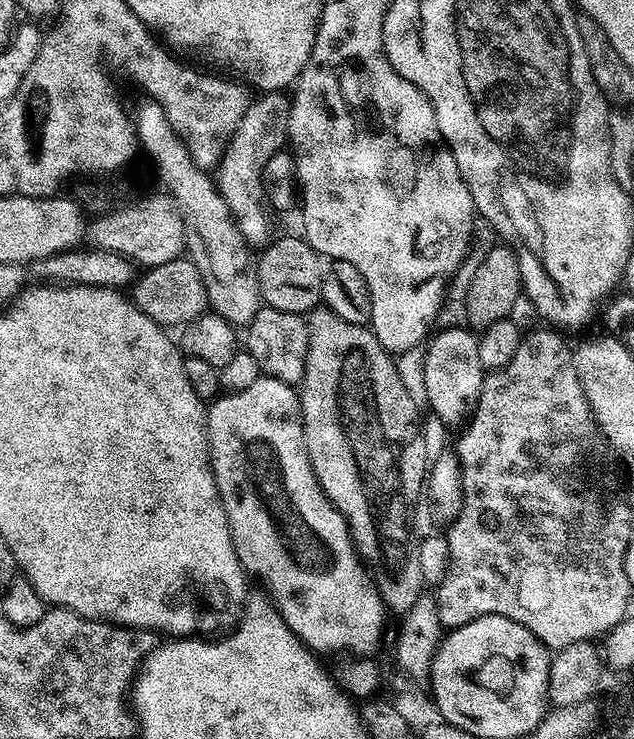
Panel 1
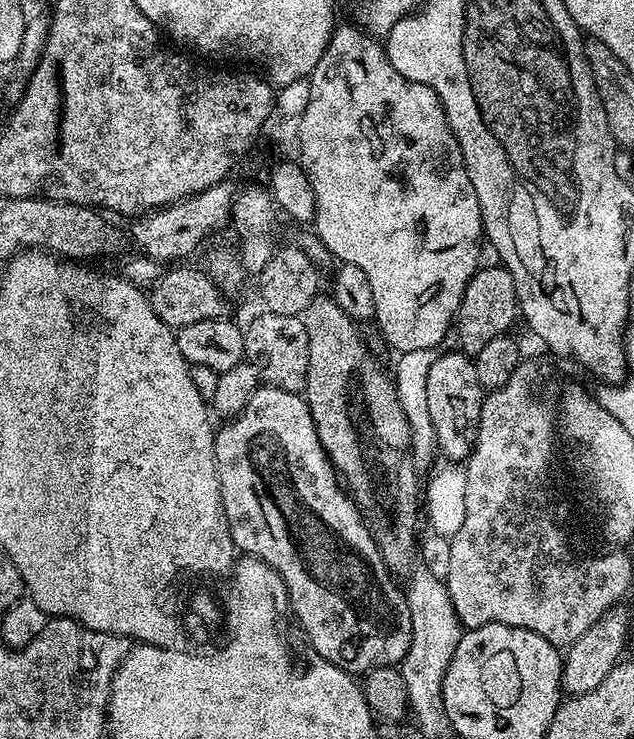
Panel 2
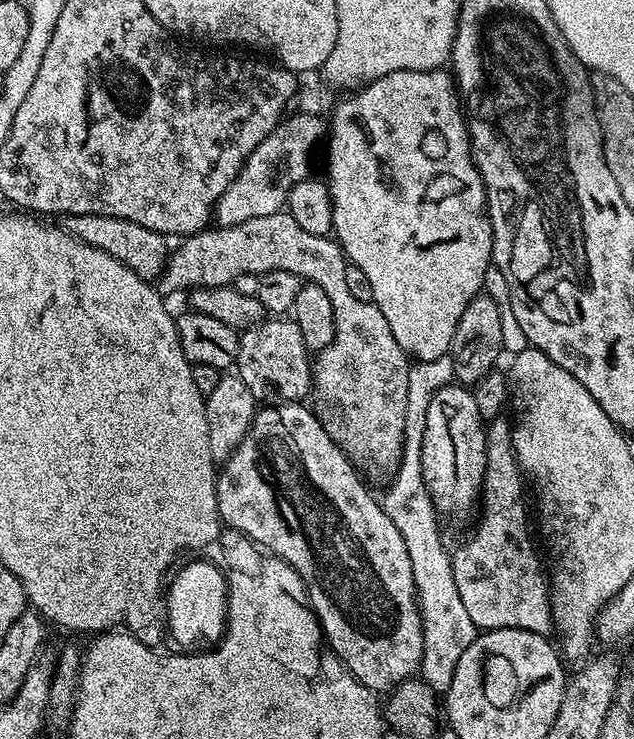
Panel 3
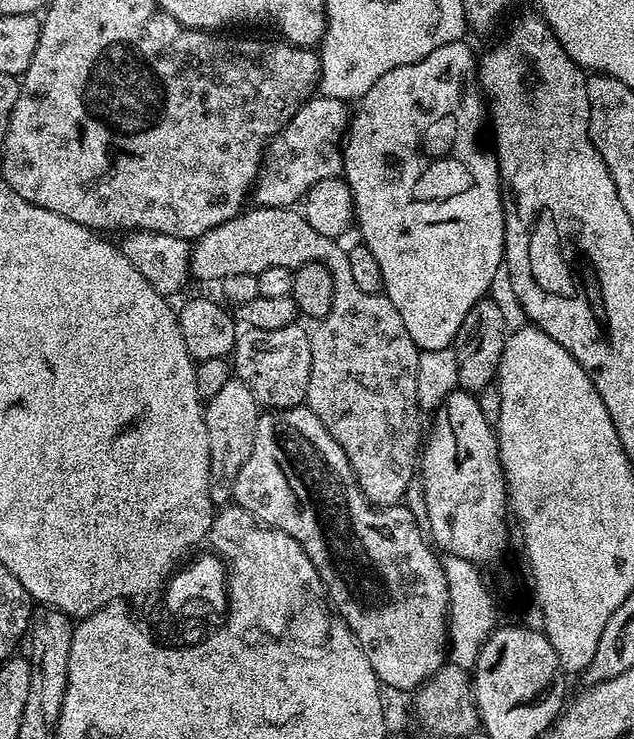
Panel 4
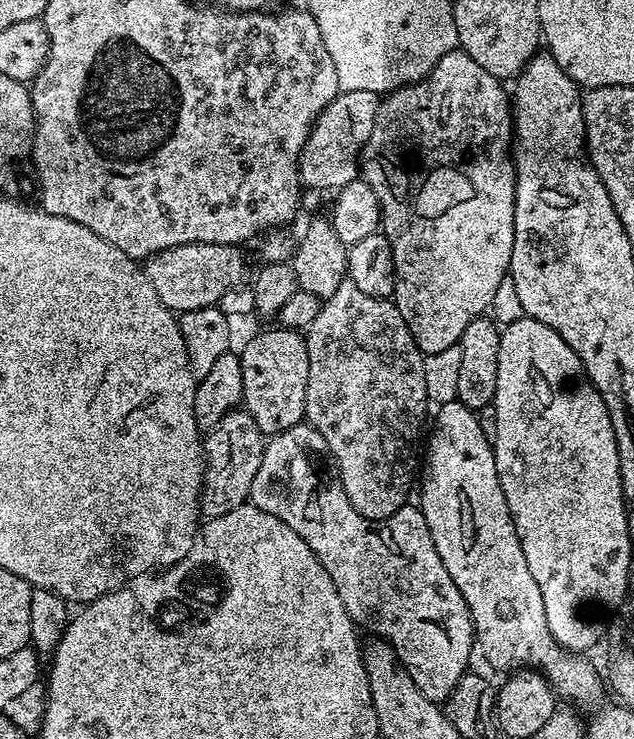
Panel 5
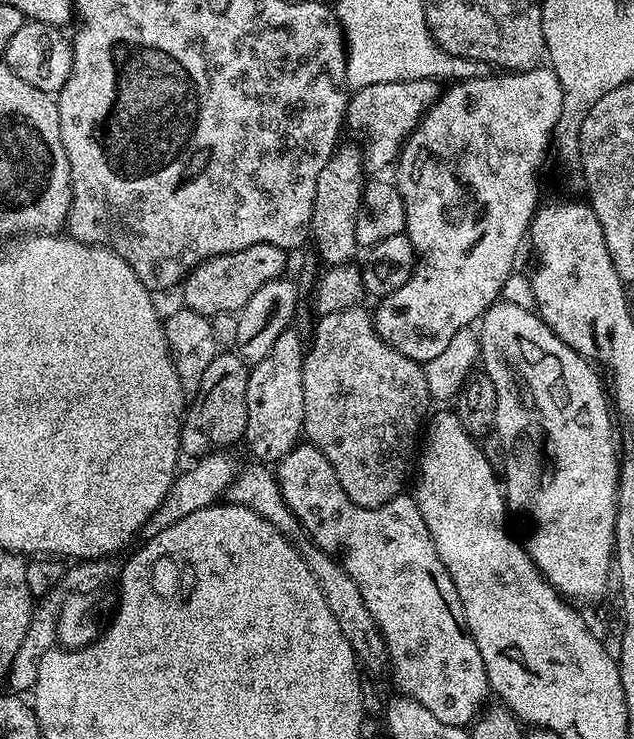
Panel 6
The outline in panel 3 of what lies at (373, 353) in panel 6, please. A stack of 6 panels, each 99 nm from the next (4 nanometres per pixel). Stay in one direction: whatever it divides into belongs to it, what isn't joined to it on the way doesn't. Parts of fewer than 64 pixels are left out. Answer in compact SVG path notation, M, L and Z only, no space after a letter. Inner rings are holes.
M281 210L275 212L274 214L262 214L261 217L246 218L244 222L238 222L232 226L226 226L221 228L219 226L209 226L203 228L200 232L194 232L190 236L185 236L179 241L180 244L171 249L170 255L168 257L167 264L159 274L158 277L158 288L161 293L169 294L168 292L180 292L185 288L185 290L191 290L193 288L217 288L223 284L231 285L233 283L233 277L240 274L248 274L250 272L255 272L263 274L274 270L279 267L290 270L295 276L303 278L311 284L318 284L326 290L326 294L330 297L330 302L334 306L334 338L332 341L326 345L325 348L321 348L319 352L315 353L314 356L314 367L312 369L312 386L315 395L320 395L324 399L324 404L329 408L330 411L336 415L336 420L338 423L344 427L344 433L339 433L338 440L341 445L346 449L349 457L353 461L361 462L360 460L365 460L368 464L373 464L376 468L381 468L382 471L391 473L395 470L398 465L400 465L400 459L404 453L404 431L406 430L406 394L410 387L410 370L412 369L412 364L410 363L410 357L407 352L404 351L403 345L400 344L398 338L394 336L394 330L390 328L390 322L387 321L386 314L383 310L373 302L371 299L363 300L358 298L350 290L350 286L347 284L346 280L346 270L350 266L350 261L344 254L344 249L340 247L339 243L331 235L319 236L318 234L312 234L310 230L304 230L302 226L298 226L298 222L294 220L291 214L287 210Z

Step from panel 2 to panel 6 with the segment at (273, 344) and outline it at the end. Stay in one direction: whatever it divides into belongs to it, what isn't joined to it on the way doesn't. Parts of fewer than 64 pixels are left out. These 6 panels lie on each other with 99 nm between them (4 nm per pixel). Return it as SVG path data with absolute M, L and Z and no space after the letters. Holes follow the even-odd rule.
M295 330L278 334L270 354L262 362L251 365L246 382L246 430L243 443L248 444L257 461L265 465L275 465L290 450L301 443L304 430L304 391L302 374L304 373L304 354L306 346L300 342Z

